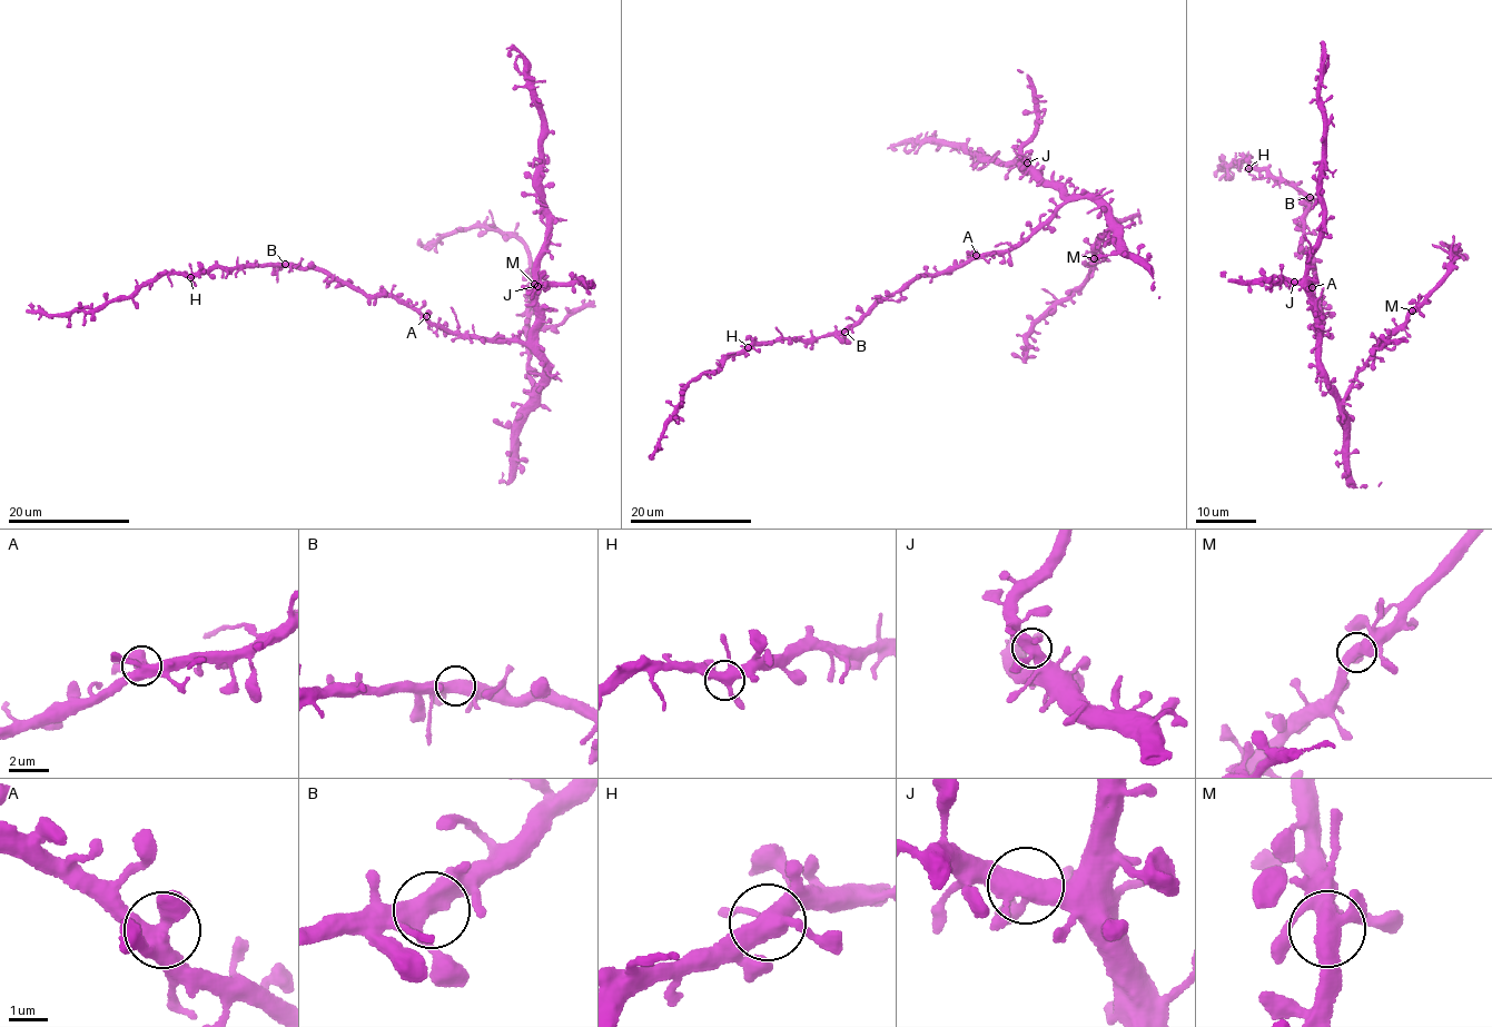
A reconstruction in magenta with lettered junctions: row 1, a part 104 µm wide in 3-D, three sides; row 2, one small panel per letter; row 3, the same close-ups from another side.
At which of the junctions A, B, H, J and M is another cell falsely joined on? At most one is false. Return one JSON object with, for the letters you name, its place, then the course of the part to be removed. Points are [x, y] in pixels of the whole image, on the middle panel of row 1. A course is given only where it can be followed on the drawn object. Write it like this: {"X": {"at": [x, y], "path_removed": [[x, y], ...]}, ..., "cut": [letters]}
{"cut": []}

